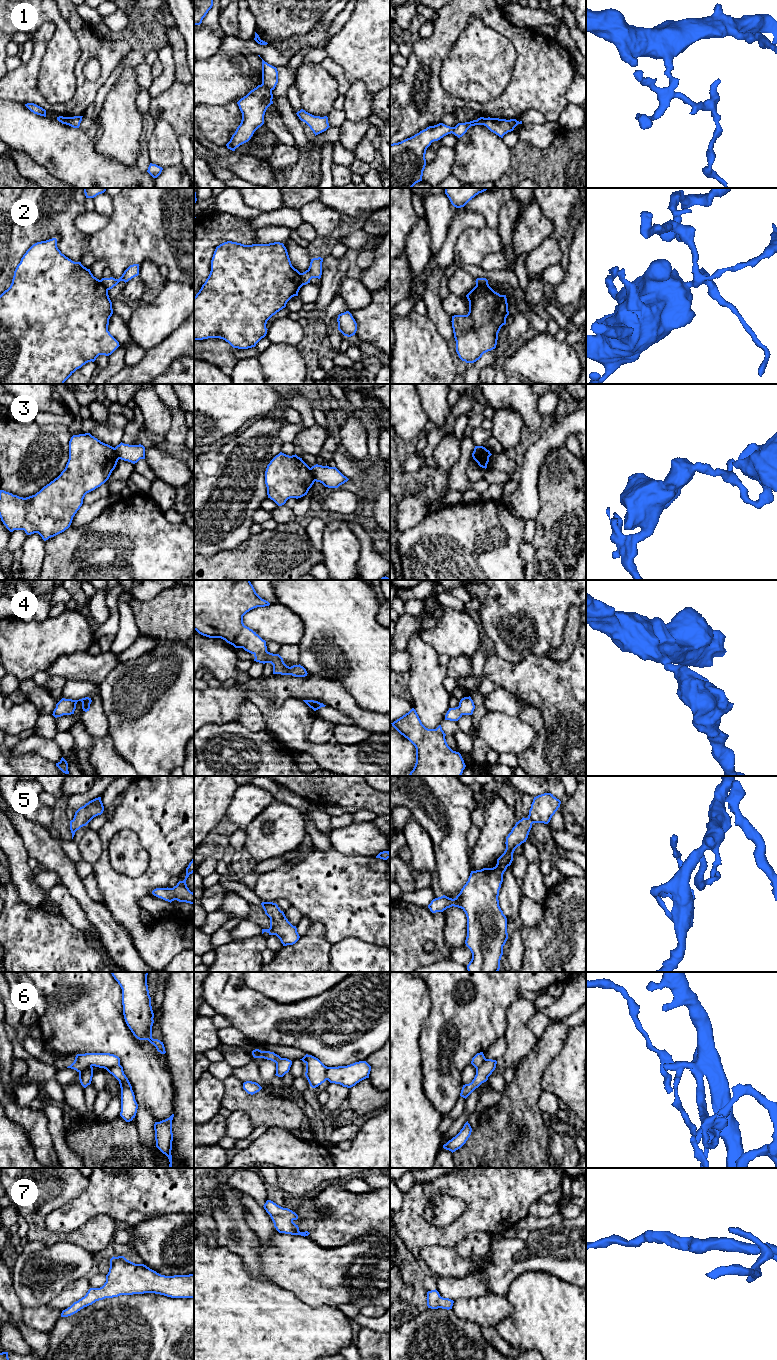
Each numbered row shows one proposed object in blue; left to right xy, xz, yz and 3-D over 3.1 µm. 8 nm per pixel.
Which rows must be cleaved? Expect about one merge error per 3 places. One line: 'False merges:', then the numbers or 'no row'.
False merges: 1, 2, 3, 6

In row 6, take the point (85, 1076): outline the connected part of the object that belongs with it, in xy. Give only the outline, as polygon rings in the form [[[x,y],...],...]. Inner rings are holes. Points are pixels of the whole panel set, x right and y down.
[[[89,1066],[87,1068],[84,1068],[80,1073],[79,1073],[79,1080],[81,1085],[86,1088],[88,1085],[91,1084],[93,1077],[93,1067]]]

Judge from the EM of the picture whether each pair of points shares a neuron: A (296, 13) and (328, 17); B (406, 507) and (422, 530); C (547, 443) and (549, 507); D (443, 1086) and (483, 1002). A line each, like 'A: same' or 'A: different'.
A: different
B: different
C: different
D: same

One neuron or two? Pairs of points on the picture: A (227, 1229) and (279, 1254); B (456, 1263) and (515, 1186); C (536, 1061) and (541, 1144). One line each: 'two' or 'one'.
A: two
B: two
C: one

